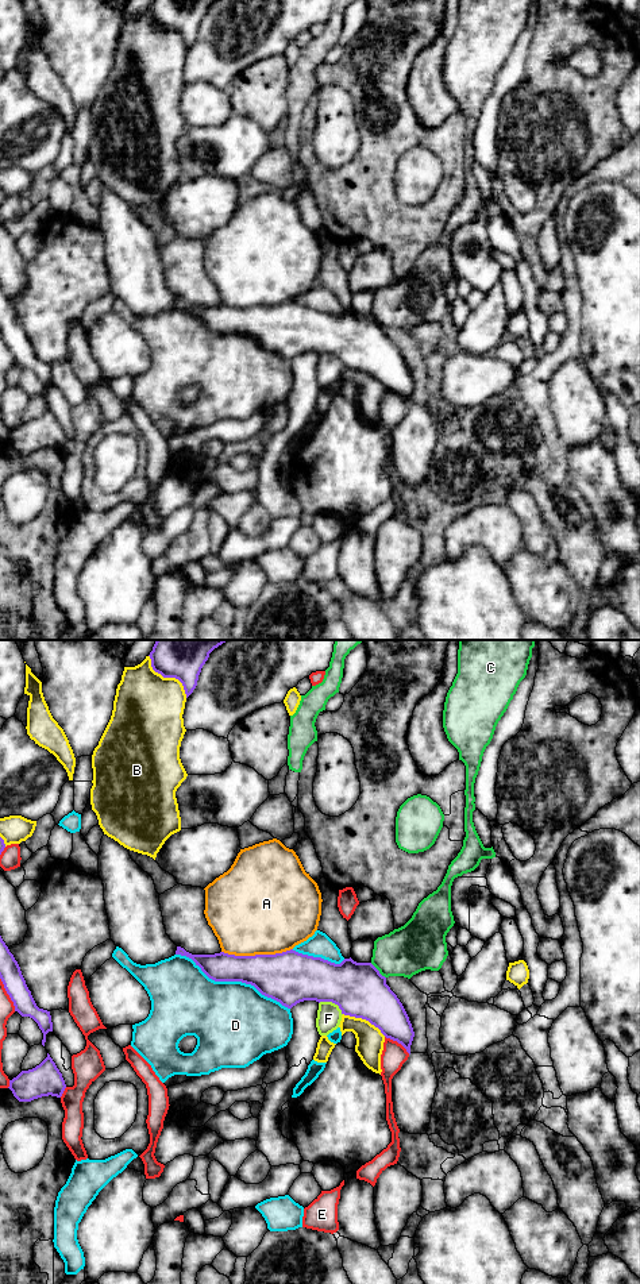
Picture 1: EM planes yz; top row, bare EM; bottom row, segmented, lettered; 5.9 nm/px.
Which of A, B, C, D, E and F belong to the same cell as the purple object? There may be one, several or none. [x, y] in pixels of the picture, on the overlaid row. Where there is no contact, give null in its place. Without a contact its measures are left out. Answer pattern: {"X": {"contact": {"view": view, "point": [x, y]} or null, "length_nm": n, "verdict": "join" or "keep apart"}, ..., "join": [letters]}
{"A": {"contact": {"view": "yz", "point": [257, 955]}, "length_nm": 420, "verdict": "keep apart"}, "B": {"contact": {"view": "yz", "point": [168, 677]}, "length_nm": 340, "verdict": "keep apart"}, "C": {"contact": {"view": "yz", "point": [378, 971]}, "length_nm": 130, "verdict": "keep apart"}, "D": {"contact": {"view": "yz", "point": [232, 980]}, "length_nm": 750, "verdict": "keep apart"}, "E": {"contact": {"view": "yz", "point": [397, 1041]}, "length_nm": 190, "verdict": "keep apart"}, "F": {"contact": {"view": "yz", "point": [332, 1002]}, "length_nm": 160, "verdict": "keep apart"}, "join": []}

